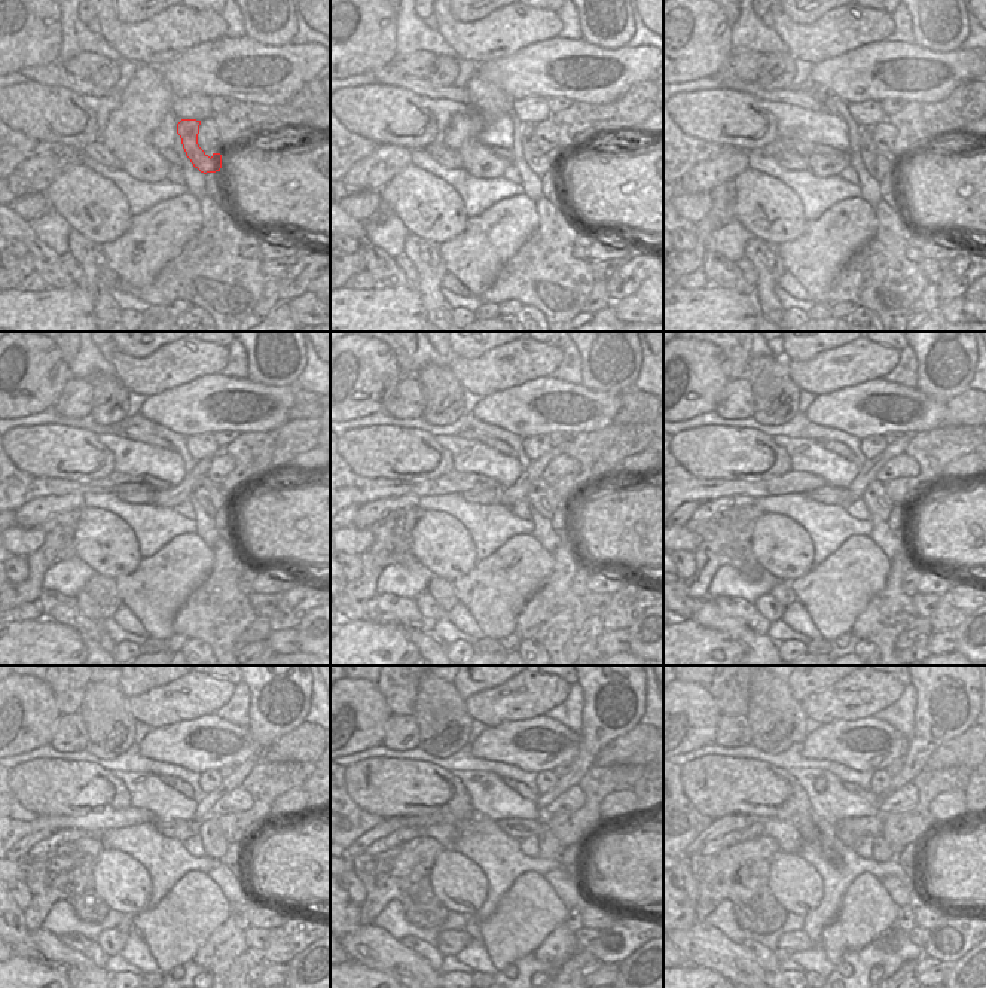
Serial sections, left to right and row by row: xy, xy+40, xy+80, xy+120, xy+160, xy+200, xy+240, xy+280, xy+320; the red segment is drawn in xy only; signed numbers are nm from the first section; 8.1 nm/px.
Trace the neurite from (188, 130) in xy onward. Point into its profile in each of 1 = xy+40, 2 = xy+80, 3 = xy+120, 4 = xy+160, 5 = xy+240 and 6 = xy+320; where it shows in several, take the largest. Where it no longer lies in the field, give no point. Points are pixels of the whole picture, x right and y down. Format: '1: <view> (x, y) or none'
1: xy+40 (540, 162)
2: xy+80 (878, 164)
3: xy+120 (210, 496)
4: xy+160 (542, 496)
5: xy+240 (214, 842)
6: xy+320 (882, 850)

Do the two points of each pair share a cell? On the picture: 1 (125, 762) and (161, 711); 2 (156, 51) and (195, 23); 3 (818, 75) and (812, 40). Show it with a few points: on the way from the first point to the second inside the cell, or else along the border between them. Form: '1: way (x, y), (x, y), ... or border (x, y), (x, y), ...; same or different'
1: border (136, 743), (115, 758), (104, 759); different
2: way (165, 42), (179, 29), (186, 27); same
3: border (849, 51), (812, 66); different

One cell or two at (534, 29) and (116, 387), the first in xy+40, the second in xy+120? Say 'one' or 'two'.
one

